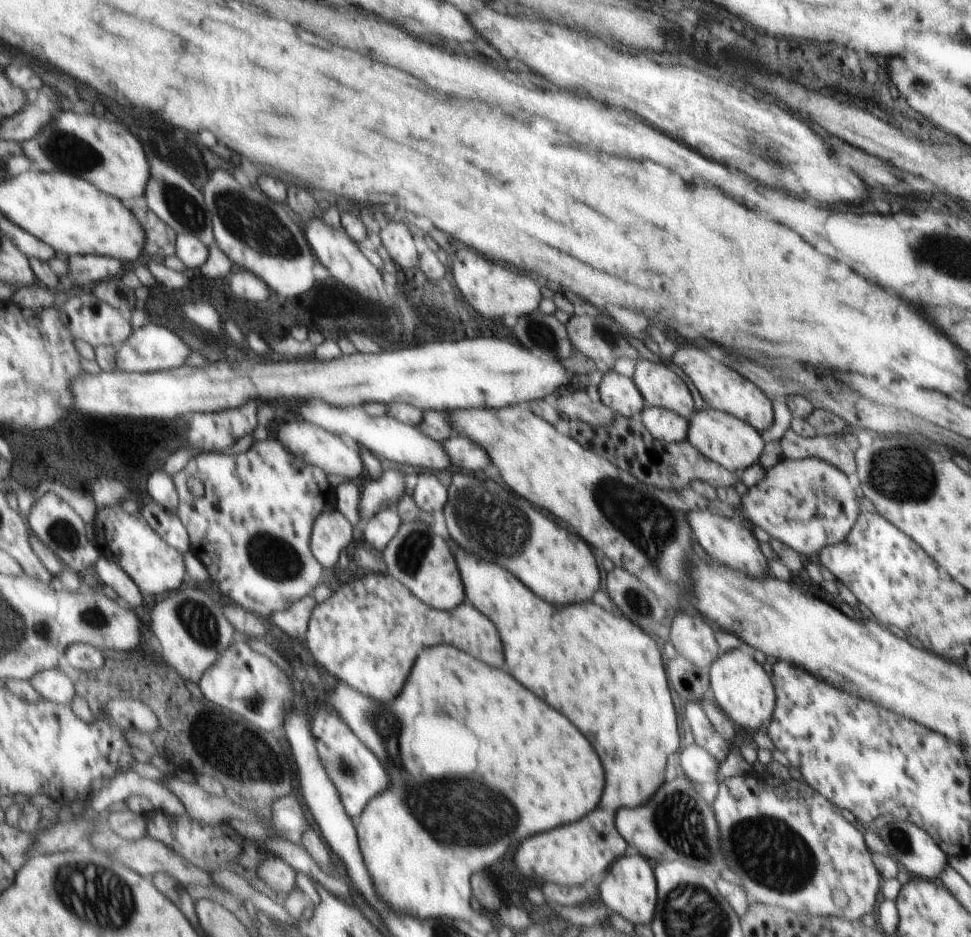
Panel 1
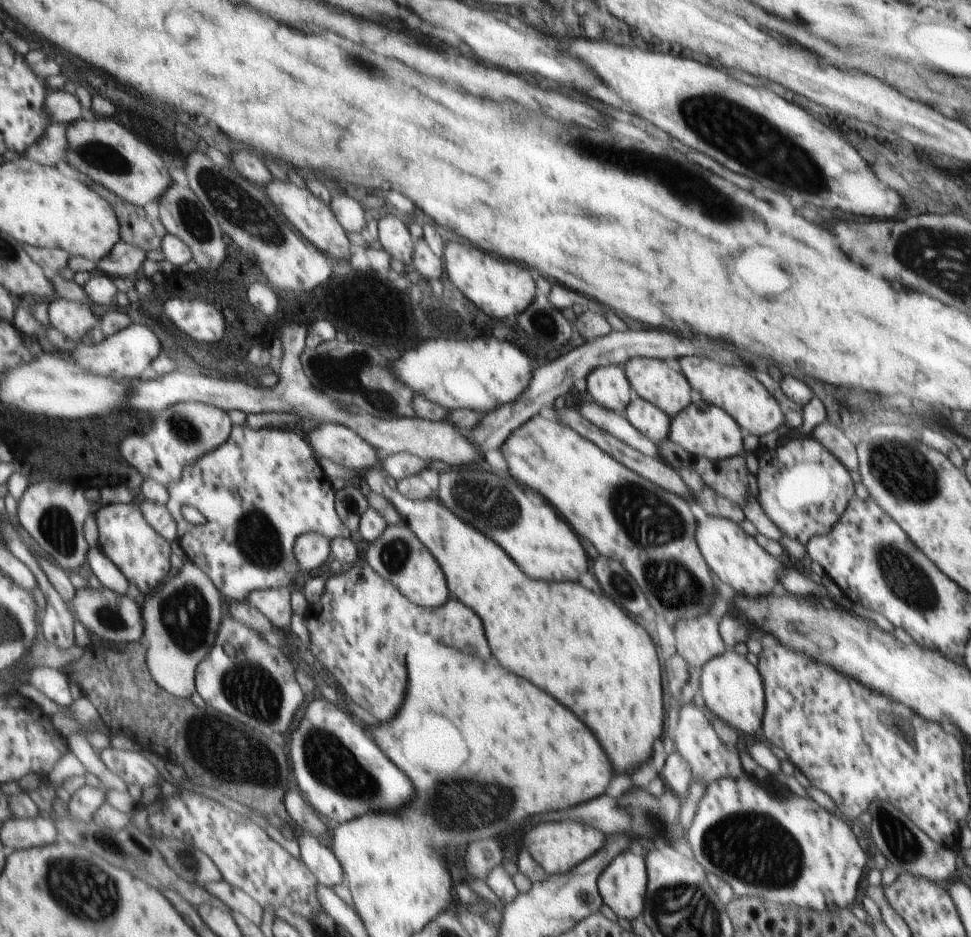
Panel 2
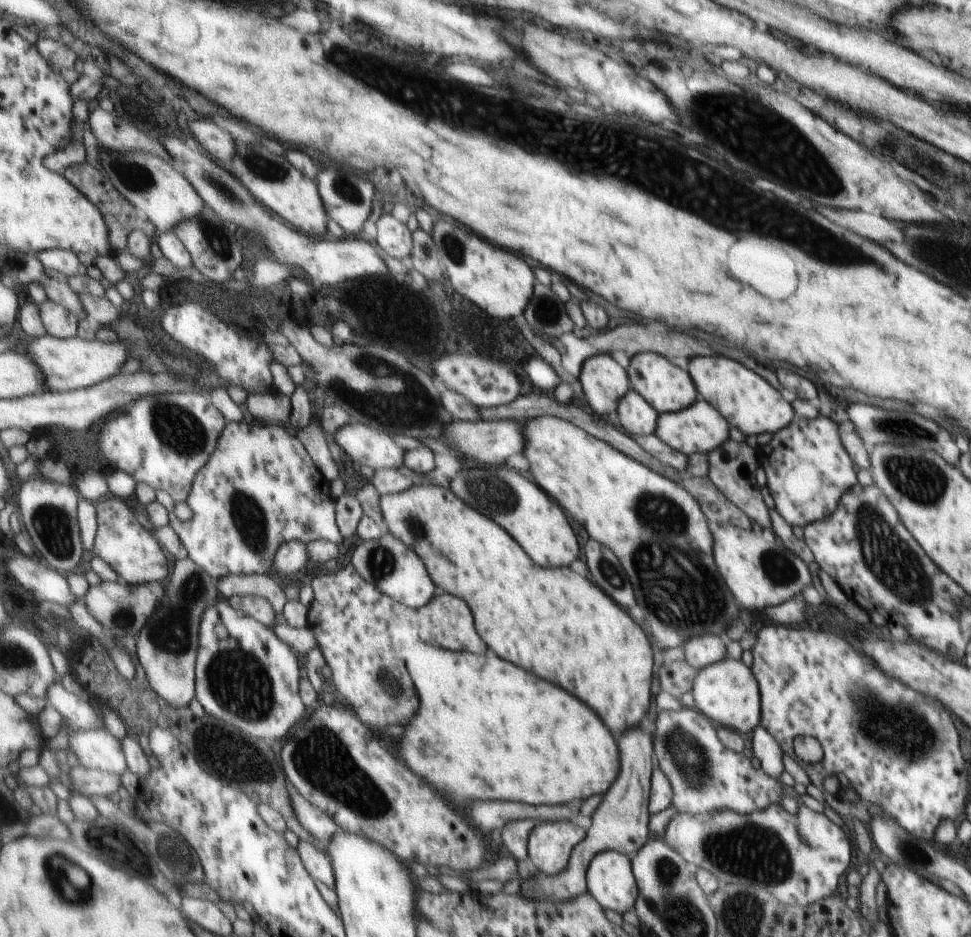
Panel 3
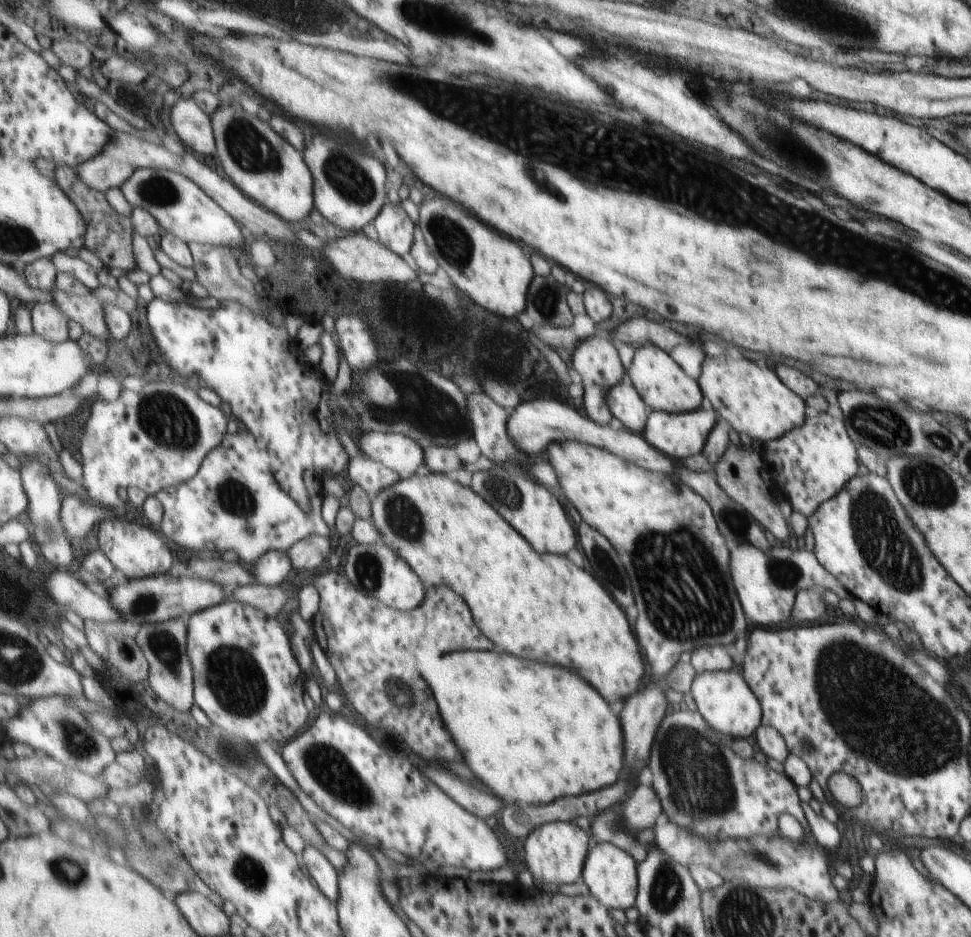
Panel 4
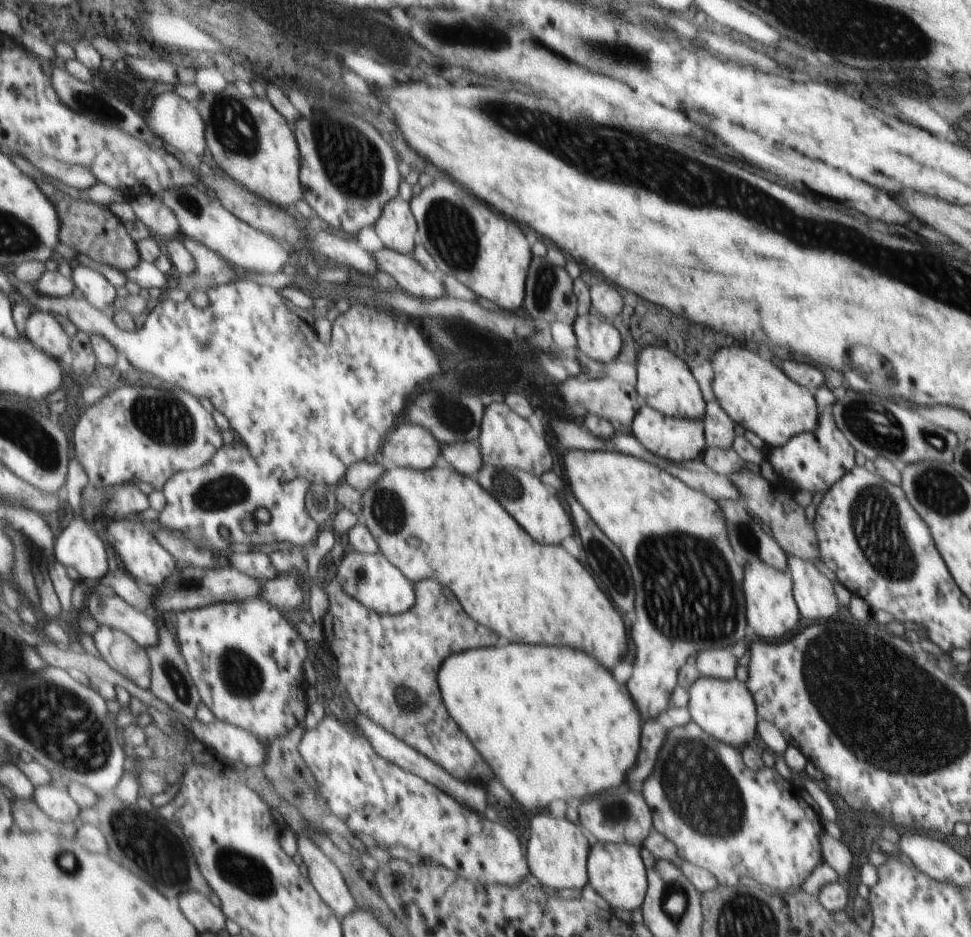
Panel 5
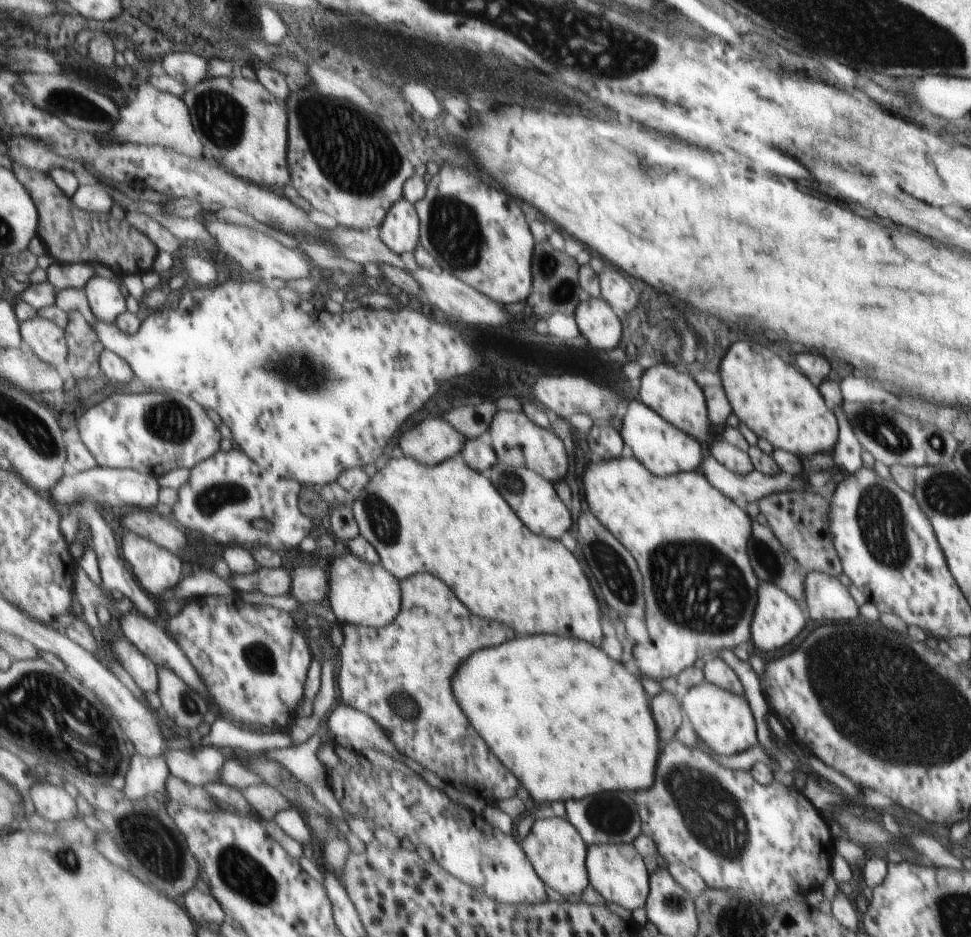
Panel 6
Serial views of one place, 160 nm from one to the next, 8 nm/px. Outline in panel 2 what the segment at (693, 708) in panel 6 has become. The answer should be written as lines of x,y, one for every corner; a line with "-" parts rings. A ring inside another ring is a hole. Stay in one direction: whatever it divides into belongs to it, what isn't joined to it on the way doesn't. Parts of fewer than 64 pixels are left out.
725,649
700,667
698,681
706,712
713,713
717,718
743,734
761,732
764,713
762,680
755,666
751,666
751,662
745,658
745,655
739,656
733,649

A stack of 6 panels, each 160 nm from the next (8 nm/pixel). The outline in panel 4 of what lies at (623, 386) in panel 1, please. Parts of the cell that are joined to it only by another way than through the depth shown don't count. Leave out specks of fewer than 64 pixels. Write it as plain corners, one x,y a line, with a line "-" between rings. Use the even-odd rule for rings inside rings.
596,332
591,337
579,340
571,362
575,372
581,376
581,386
583,386
583,410
585,414
591,418
593,422
601,425
609,425
611,414
607,410
607,404
603,402
603,394
607,394
607,390
621,381
623,376
623,368
620,364
617,350
613,342
611,342
603,333

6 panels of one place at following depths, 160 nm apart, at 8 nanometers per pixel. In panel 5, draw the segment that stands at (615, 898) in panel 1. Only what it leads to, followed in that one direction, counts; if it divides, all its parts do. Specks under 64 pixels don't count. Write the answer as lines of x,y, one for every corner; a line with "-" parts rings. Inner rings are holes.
596,841
593,852
589,852
589,886
614,909
621,908
630,912
639,908
646,891
645,868
639,858
639,848
623,841

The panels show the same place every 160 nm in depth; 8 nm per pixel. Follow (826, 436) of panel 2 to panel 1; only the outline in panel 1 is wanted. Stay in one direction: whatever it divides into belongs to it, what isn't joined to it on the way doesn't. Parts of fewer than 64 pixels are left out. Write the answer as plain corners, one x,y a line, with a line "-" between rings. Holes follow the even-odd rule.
789,430
778,441
783,456
791,460
816,458
840,470
843,474
854,477
855,461
853,452
841,439
841,436
805,437

